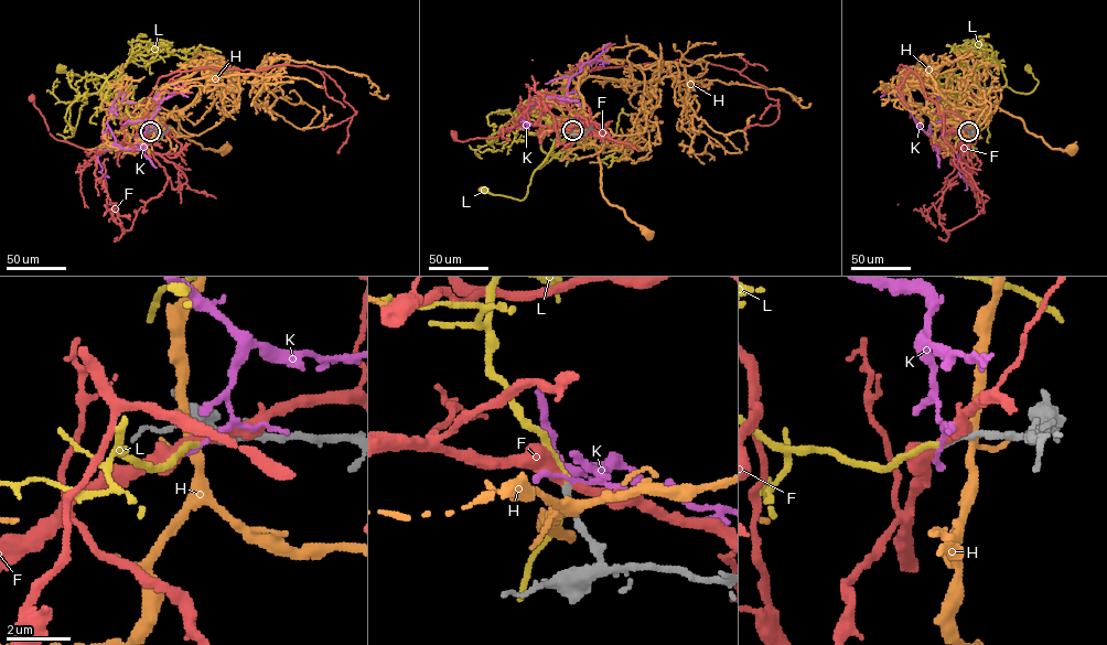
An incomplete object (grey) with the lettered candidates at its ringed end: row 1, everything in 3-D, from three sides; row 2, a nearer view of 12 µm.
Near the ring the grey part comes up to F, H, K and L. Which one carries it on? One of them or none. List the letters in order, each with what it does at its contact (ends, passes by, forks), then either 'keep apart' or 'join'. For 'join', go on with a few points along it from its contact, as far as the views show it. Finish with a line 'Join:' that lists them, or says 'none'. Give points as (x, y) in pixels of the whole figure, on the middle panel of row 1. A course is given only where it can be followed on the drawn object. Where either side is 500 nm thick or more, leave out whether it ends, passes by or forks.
F: it passes by; keep apart
H: it forks there; keep apart
K: it passes by; keep apart
L: it ends there; join; it runs (572, 130), (571, 122), (565, 126), (555, 120), (557, 138), (533, 173), (523, 200), (494, 195), (483, 189)
Join: L

